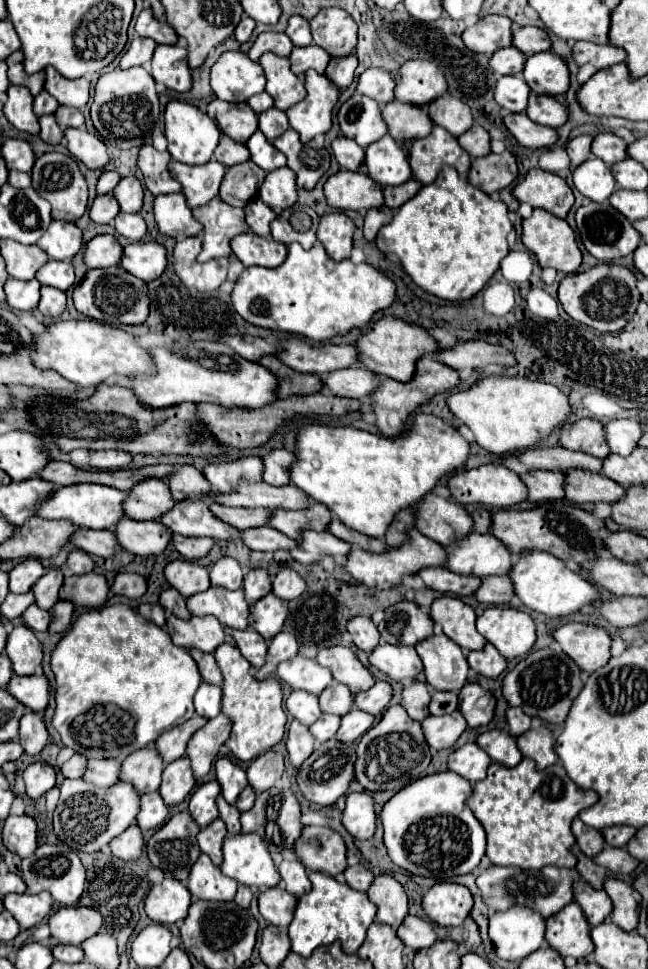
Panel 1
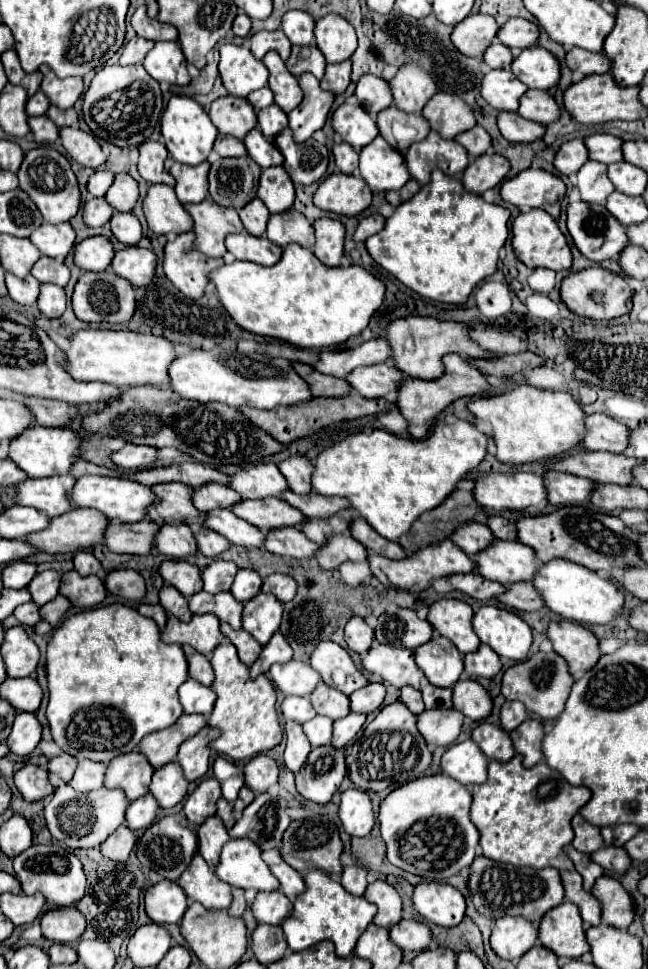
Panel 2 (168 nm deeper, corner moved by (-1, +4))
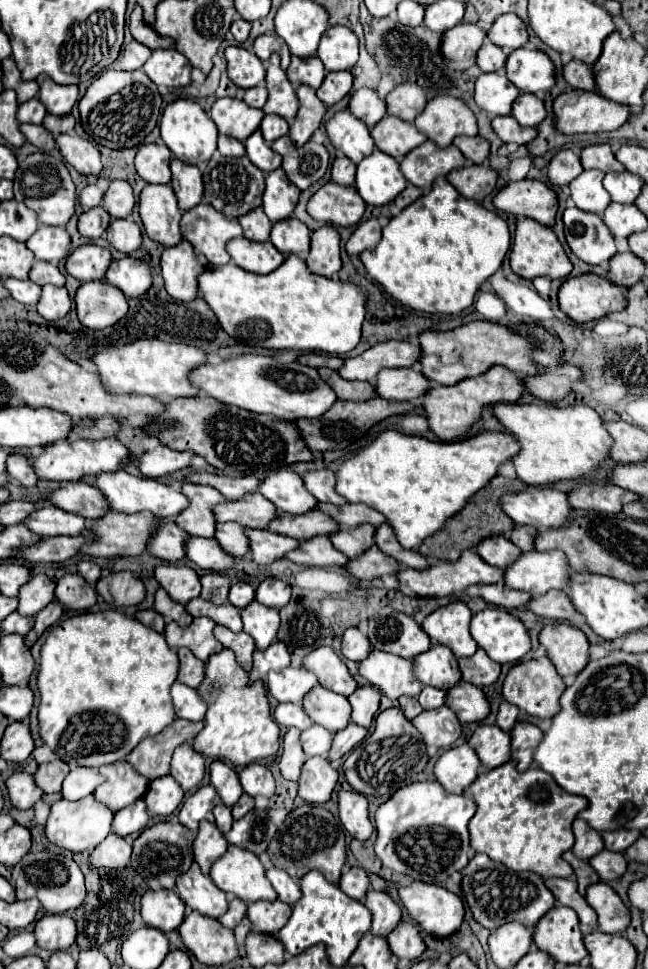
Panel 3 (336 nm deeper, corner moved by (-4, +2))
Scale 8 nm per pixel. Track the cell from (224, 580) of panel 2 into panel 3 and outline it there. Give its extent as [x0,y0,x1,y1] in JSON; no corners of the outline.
[201,573,231,605]

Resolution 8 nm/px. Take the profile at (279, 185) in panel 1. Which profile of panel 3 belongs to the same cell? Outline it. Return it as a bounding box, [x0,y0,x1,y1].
[263,169,299,223]

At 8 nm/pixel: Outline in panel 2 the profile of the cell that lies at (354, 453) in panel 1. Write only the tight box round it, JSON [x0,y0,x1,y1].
[312,419,488,541]

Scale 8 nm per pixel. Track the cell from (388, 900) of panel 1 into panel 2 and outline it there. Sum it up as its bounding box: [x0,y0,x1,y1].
[364,881,402,927]

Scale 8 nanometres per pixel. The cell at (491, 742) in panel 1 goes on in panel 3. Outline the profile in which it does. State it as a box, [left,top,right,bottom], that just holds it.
[467,725,511,769]

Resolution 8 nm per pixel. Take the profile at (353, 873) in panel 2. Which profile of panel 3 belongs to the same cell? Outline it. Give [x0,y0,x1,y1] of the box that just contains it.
[339,867,369,901]

